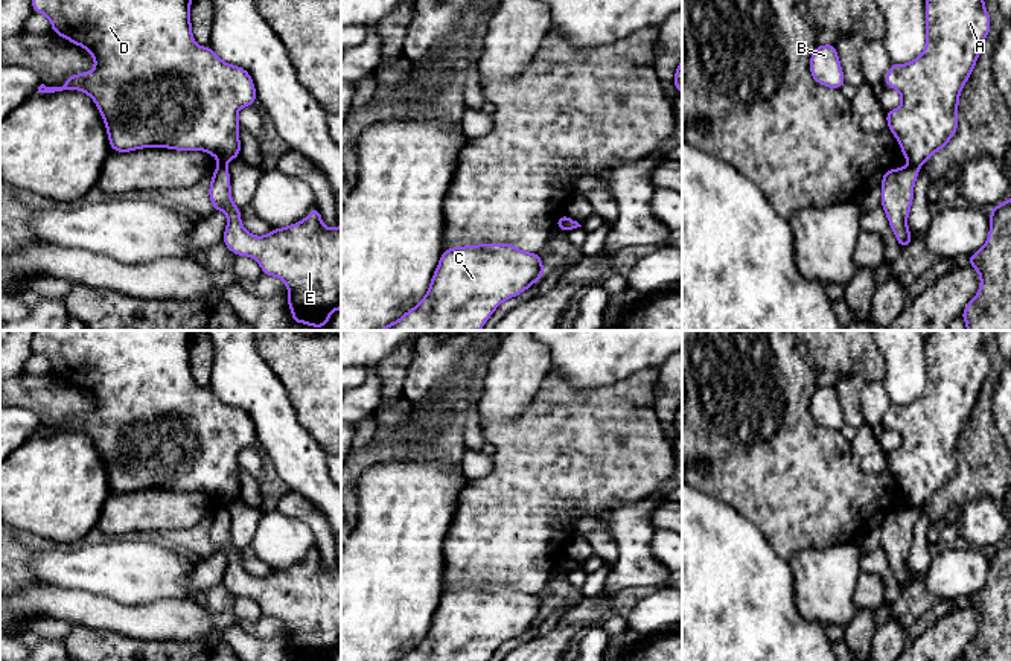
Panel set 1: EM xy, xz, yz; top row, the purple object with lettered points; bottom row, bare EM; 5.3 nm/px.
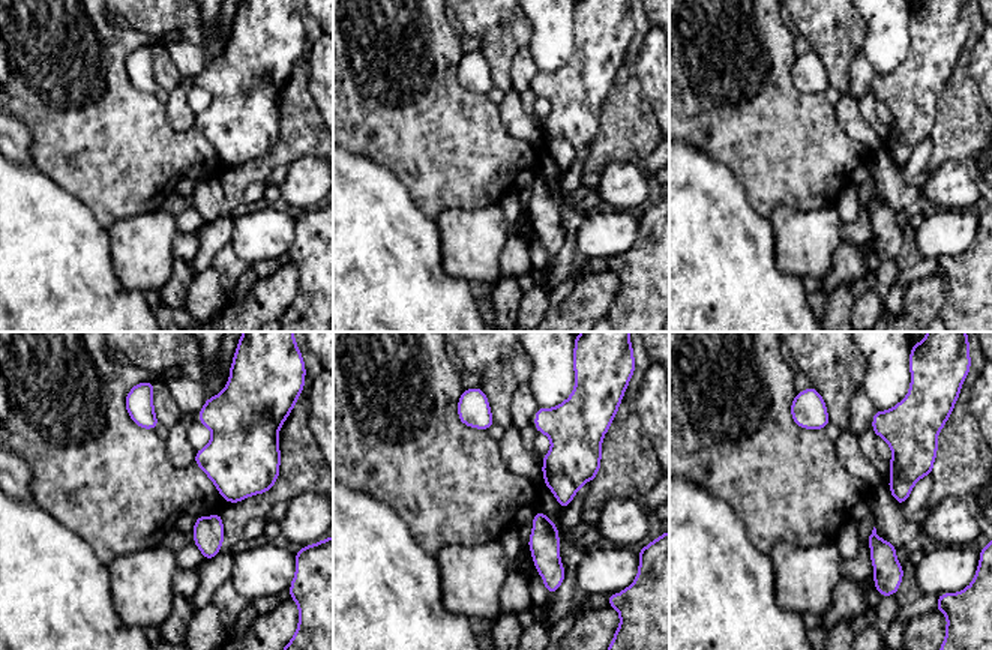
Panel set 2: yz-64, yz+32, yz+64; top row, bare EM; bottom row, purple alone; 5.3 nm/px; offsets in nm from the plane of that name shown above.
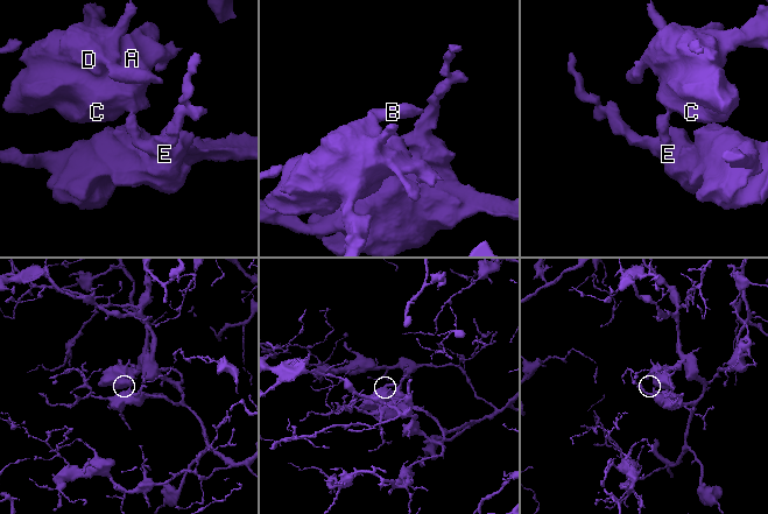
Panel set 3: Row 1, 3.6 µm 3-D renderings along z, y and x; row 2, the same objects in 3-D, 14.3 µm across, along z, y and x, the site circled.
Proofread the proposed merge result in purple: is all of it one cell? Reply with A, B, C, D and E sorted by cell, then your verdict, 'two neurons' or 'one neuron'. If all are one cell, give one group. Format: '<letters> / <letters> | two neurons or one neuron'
A B C D / E | two neurons

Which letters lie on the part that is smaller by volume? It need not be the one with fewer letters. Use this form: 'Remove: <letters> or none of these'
Remove: A, B, C, D

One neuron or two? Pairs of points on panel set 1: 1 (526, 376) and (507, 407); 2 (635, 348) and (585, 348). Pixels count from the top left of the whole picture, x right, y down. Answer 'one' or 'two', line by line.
1: one
2: one

